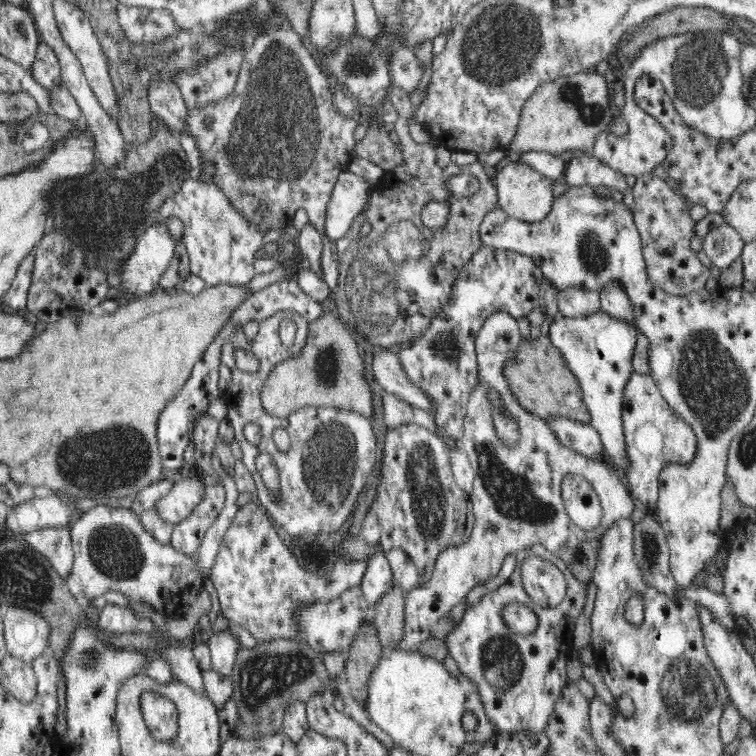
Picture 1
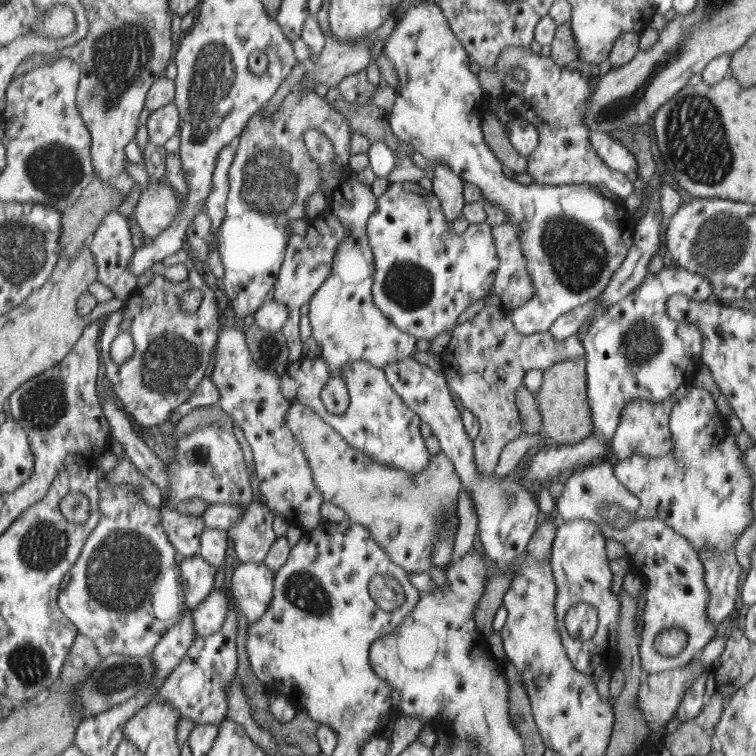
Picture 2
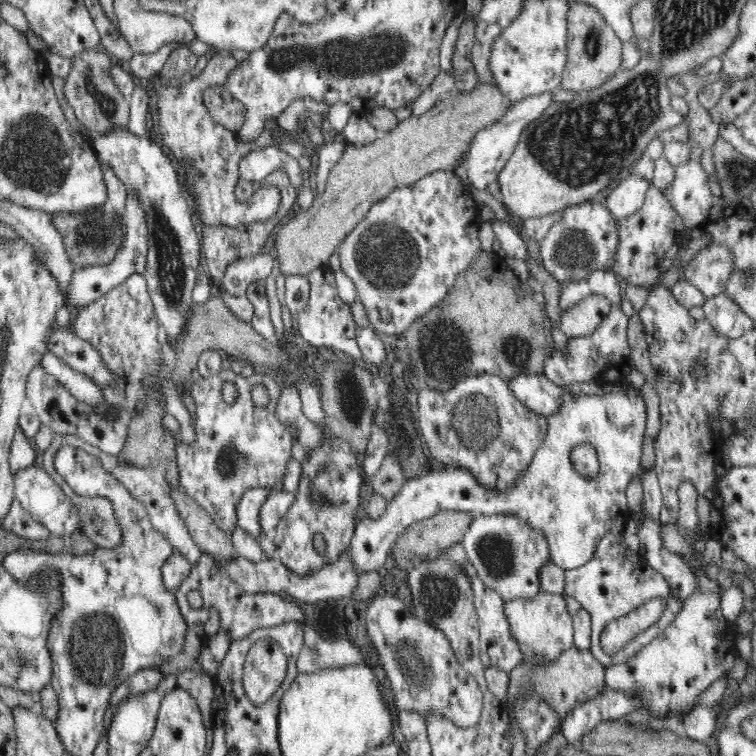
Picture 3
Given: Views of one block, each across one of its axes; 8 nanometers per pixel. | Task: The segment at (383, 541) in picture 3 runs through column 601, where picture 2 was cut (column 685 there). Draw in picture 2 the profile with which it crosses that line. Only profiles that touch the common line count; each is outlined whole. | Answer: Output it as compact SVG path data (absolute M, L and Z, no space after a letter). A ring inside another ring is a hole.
M690 385L686 396L676 401L669 416L674 448L670 454L661 457L644 457L640 453L620 459L613 474L624 486L640 499L640 508L635 514L640 519L660 517L680 536L684 536L700 555L700 550L712 550L718 554L728 553L746 528L754 521L752 496L754 496L752 471L744 463L744 451L736 443L726 442L729 430L728 419L722 418L712 394L702 388Z

